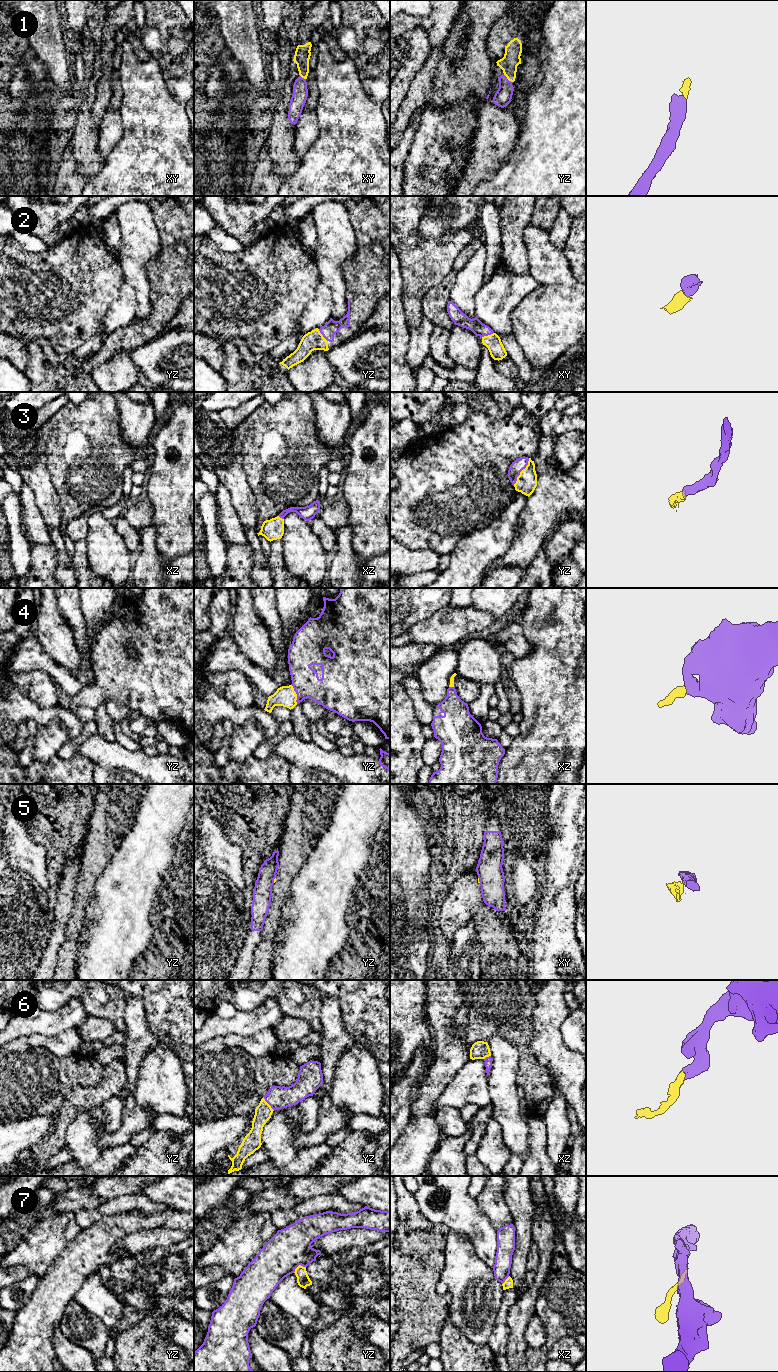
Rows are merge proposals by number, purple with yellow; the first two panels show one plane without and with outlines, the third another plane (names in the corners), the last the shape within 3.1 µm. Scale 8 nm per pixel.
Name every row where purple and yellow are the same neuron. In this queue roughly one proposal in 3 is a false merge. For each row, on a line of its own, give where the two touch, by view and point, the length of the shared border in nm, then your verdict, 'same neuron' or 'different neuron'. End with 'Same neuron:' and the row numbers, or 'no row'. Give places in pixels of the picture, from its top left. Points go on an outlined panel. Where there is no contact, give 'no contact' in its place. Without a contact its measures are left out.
1: contact yz (506, 78); length 90 nm; same neuron
2: contact xy (487, 335); length 110 nm; same neuron
3: contact yz (520, 471); length 260 nm; same neuron
4: contact yz (296, 693); length 170 nm; same neuron
5: contact xy (479, 880); length 60 nm; different neuron
6: contact yz (268, 1103); length 130 nm; same neuron
7: contact yz (298, 1265); length 120 nm; different neuron
Same neuron: 1, 2, 3, 4, 6

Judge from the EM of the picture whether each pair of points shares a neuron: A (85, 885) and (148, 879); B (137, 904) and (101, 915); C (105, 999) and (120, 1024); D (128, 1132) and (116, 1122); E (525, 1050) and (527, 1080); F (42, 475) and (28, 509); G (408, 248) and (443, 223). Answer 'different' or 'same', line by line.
A: different
B: same
C: same
D: different
E: same
F: different
G: different

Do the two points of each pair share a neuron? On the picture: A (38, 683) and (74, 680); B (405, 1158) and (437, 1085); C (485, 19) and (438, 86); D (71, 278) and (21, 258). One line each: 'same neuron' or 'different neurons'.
A: different neurons
B: same neuron
C: same neuron
D: same neuron

